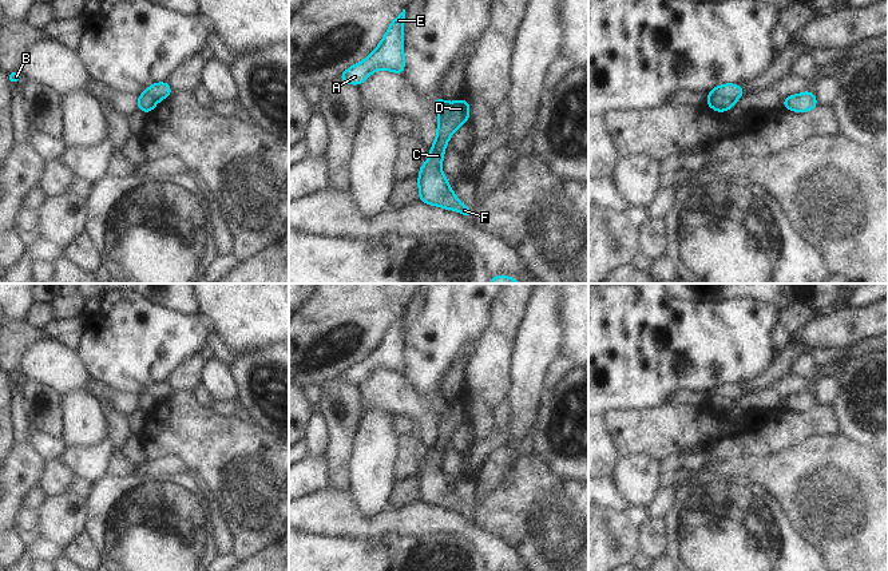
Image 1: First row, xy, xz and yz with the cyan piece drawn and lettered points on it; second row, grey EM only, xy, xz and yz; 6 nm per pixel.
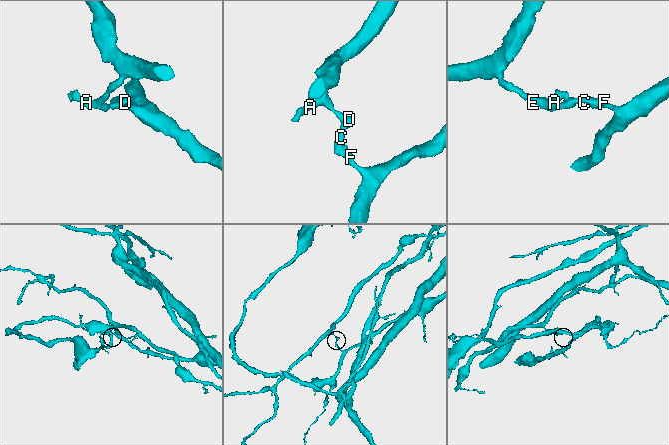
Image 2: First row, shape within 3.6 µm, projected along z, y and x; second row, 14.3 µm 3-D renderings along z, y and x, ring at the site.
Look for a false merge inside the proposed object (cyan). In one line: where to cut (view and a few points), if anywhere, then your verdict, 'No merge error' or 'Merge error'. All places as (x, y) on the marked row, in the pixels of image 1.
Split along yz (708, 96), (728, 96), (734, 100). Merge error

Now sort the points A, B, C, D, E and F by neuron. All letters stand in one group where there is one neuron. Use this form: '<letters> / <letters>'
A B E / C D F

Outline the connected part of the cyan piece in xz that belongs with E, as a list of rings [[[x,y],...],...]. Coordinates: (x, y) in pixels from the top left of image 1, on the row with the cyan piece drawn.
[[[405,9],[392,20],[378,47],[361,63],[344,71],[337,79],[357,86],[368,80],[374,70],[388,70],[404,76],[404,28]]]

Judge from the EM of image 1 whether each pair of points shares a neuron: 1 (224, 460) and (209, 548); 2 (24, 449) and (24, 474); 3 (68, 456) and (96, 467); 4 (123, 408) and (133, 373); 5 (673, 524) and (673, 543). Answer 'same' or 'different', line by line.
1: different
2: same
3: same
4: different
5: same

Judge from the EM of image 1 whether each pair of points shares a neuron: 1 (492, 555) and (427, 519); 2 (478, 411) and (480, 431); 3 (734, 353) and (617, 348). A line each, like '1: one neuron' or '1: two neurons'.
1: one neuron
2: one neuron
3: one neuron

